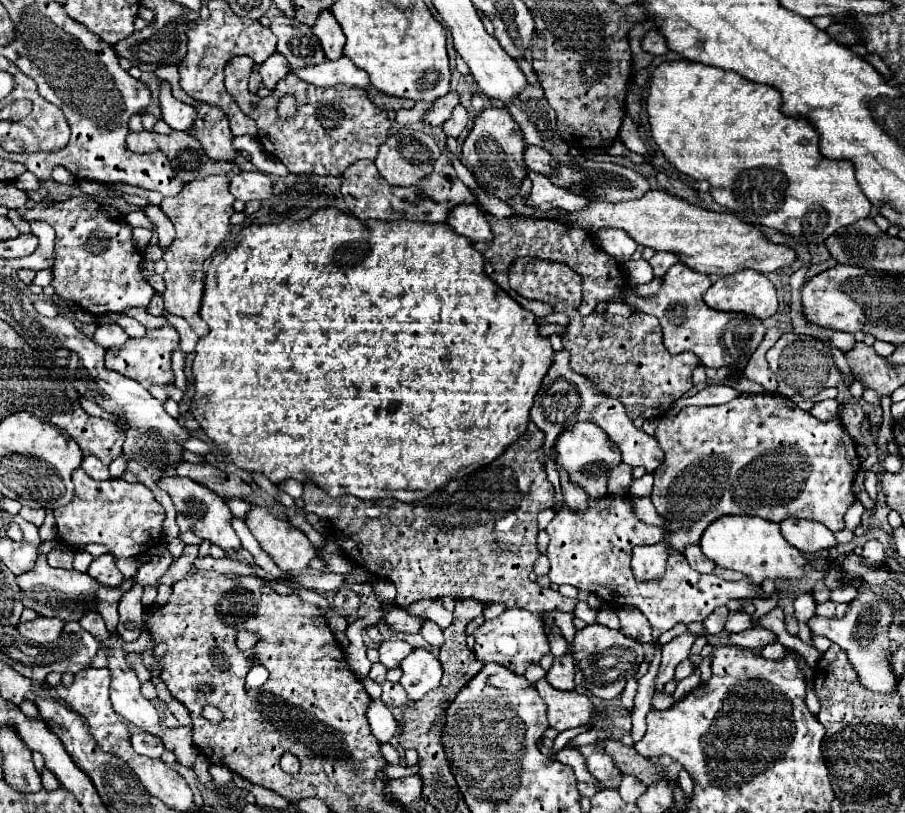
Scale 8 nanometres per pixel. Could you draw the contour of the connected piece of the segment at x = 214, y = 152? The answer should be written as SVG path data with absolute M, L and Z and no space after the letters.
M194 103L192 107L196 109L196 119L190 135L198 135L206 157L214 161L236 161L238 149L232 145L234 135L230 131L226 113L208 103Z

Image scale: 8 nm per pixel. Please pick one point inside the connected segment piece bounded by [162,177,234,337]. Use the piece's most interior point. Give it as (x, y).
(201, 214)

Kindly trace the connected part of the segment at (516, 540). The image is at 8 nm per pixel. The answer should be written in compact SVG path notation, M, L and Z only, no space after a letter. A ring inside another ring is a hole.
M528 423L526 433L510 445L494 463L448 483L446 487L438 489L436 493L428 495L422 501L402 503L394 499L382 499L380 505L372 501L360 501L356 497L330 497L324 491L316 491L318 485L306 481L304 483L304 511L314 513L320 519L332 523L334 529L342 531L344 535L336 535L336 543L342 553L354 563L368 569L372 575L380 579L388 579L396 585L396 603L406 607L420 599L440 599L450 595L454 599L476 599L484 605L488 603L506 603L506 607L528 609L532 613L542 611L566 611L572 613L576 599L562 597L556 589L542 589L538 583L528 579L534 561L538 559L536 549L536 515L542 509L552 507L554 487L546 477L538 461L538 447L542 443L542 431ZM504 519L504 523L512 523L508 531L498 531L496 521Z

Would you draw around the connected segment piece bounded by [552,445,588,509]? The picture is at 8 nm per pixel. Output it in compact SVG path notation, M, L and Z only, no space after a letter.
M552 445L552 461L554 461L554 469L560 473L560 483L562 483L562 491L564 491L564 503L574 507L574 509L586 509L588 495L584 493L582 487L572 483L566 469L562 465L558 465L558 461L556 461L556 445Z

